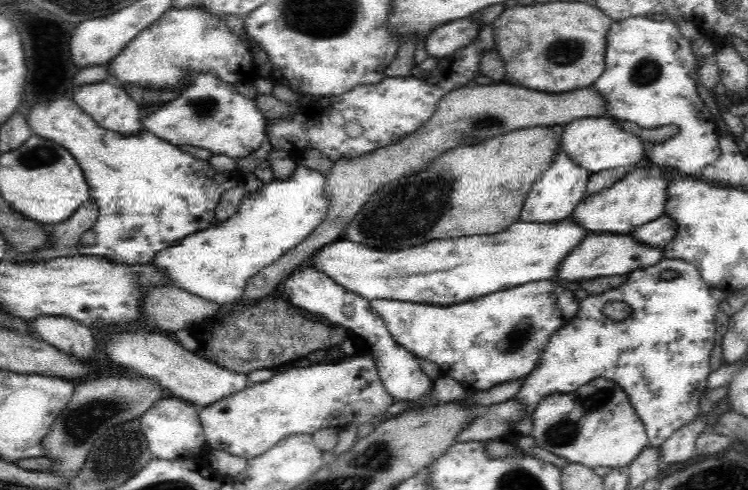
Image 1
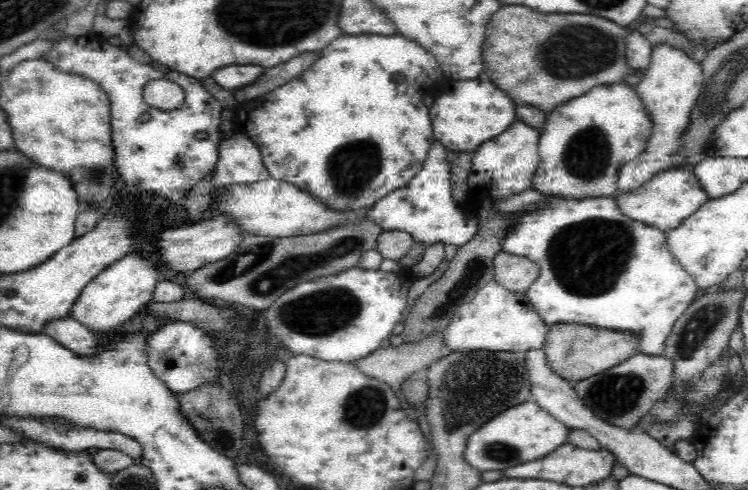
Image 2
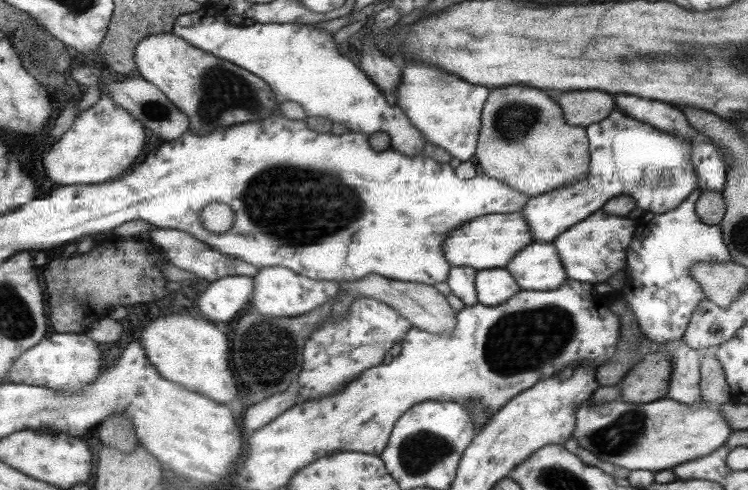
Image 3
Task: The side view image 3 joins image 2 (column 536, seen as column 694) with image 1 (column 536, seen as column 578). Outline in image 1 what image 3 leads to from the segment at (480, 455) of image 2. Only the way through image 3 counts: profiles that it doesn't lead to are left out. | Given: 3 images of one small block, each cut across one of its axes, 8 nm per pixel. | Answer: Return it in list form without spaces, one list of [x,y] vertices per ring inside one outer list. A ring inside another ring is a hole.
[[[606,376],[595,377],[571,393],[554,392],[545,396],[533,410],[533,420],[530,435],[538,448],[590,468],[626,466],[649,444],[645,426],[628,393]]]

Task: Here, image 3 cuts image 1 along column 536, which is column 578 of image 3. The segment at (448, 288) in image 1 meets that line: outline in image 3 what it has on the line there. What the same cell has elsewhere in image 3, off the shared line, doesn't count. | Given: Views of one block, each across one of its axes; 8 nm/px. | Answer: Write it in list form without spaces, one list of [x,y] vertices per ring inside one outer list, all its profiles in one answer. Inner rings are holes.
[[[604,210],[596,211],[582,223],[570,227],[554,239],[553,244],[562,257],[568,278],[580,282],[607,282],[615,272],[627,266],[627,251],[635,236],[637,221],[614,216]]]

